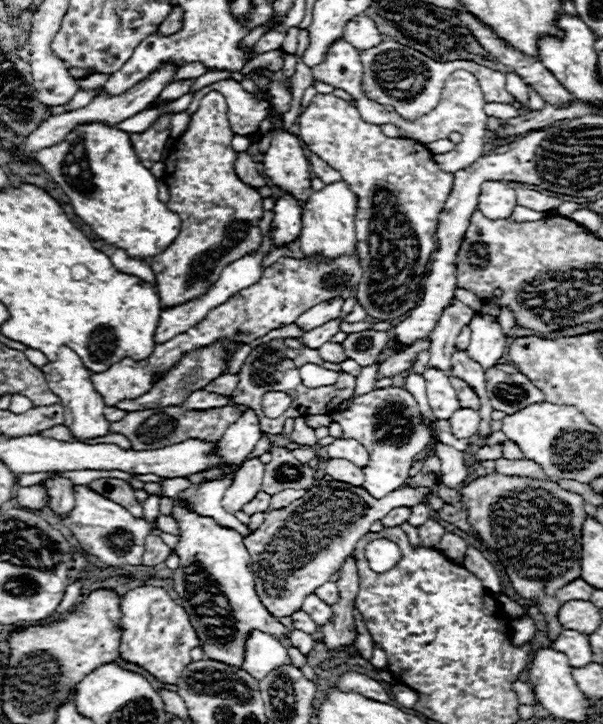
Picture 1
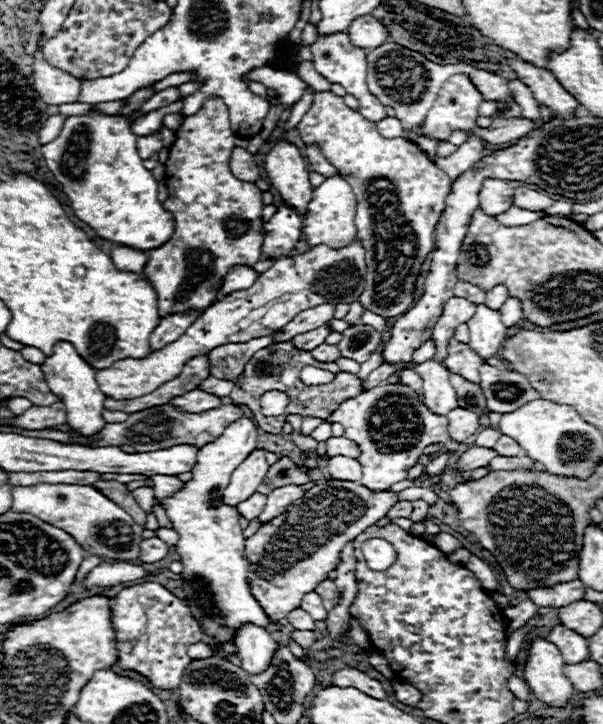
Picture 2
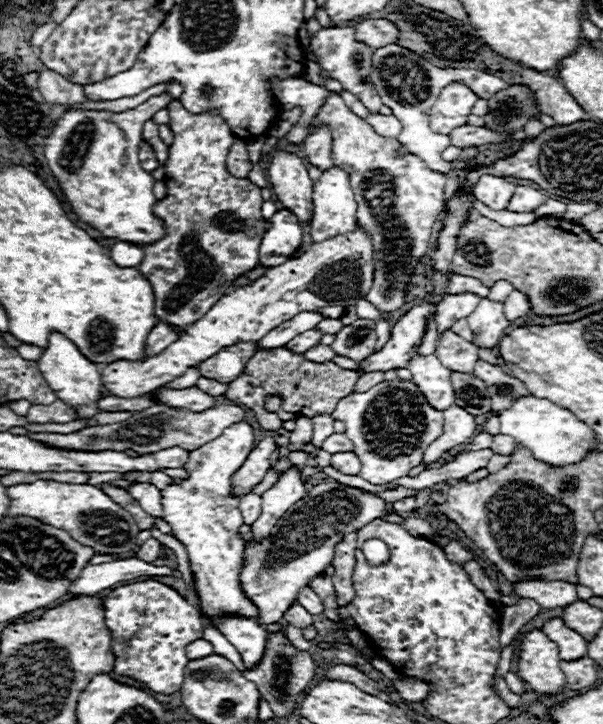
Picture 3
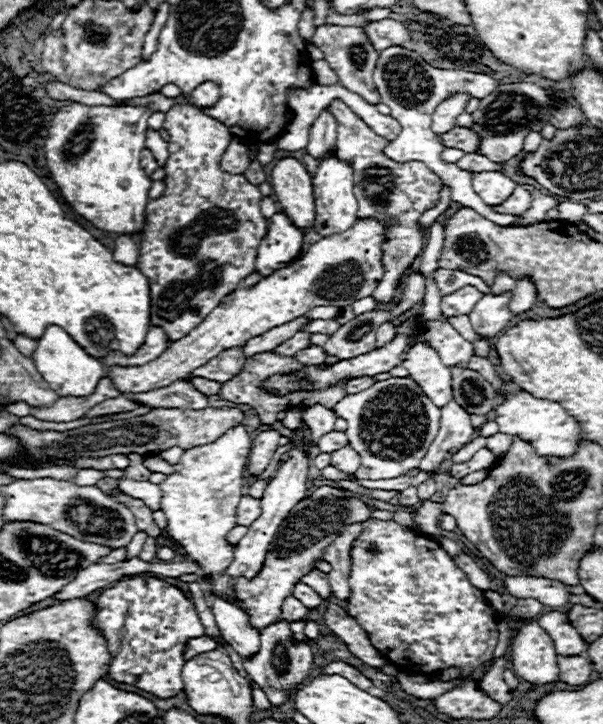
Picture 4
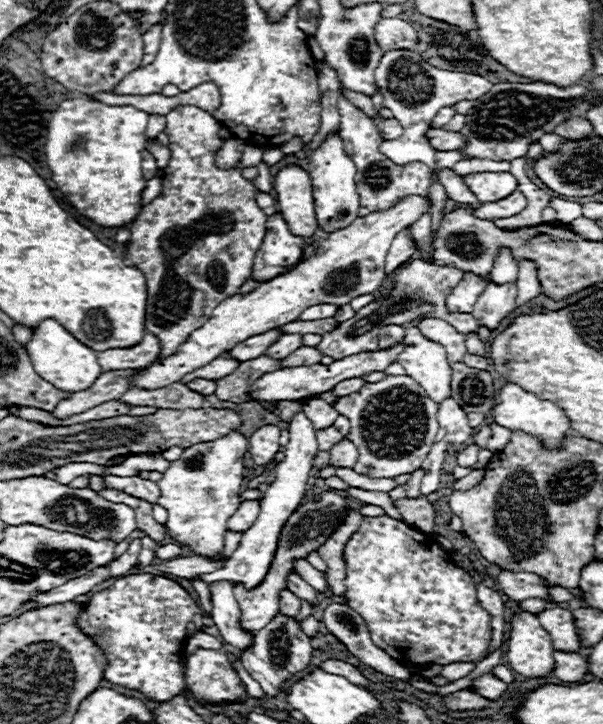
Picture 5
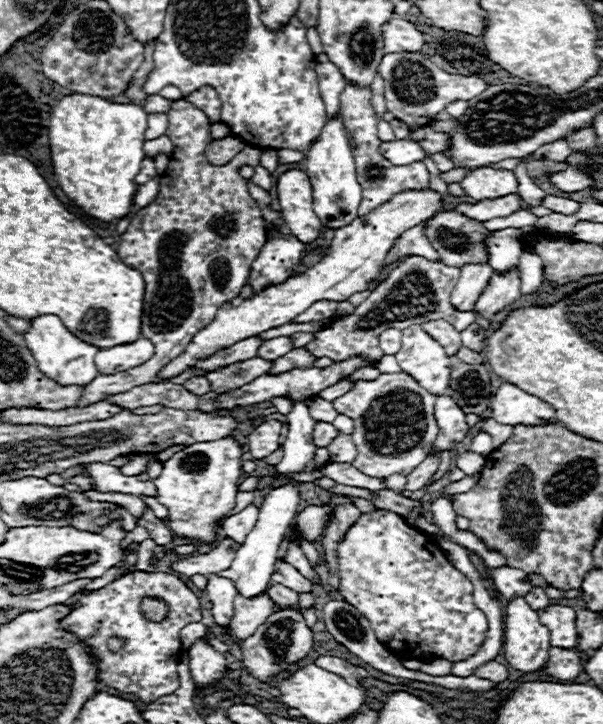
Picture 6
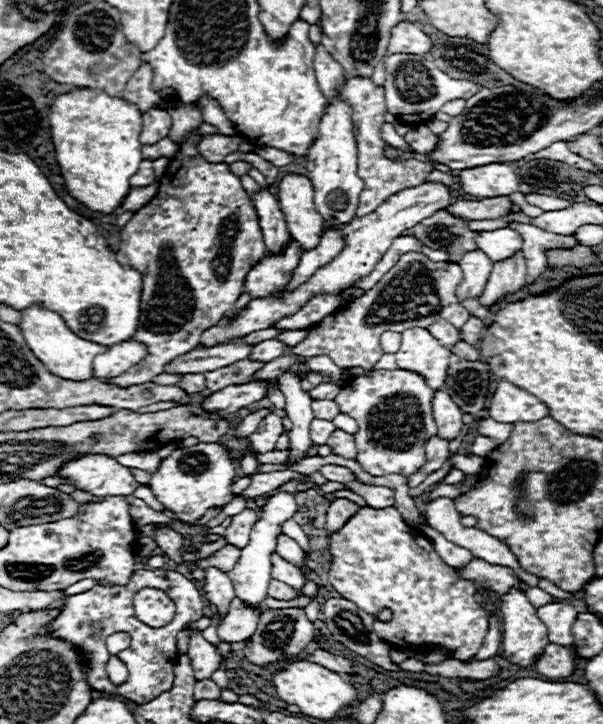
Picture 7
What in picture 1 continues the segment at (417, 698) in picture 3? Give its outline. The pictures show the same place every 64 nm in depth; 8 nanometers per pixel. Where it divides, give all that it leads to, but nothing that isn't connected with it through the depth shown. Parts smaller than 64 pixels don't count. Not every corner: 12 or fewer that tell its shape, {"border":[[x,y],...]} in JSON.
{"border":[[394,684],[396,702],[412,708],[418,694],[404,684]]}

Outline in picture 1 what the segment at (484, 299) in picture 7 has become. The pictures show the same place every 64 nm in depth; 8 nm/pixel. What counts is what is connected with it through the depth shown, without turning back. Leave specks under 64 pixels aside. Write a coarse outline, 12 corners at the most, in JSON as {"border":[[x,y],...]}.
{"border":[[478,314],[470,322],[468,356],[484,370],[504,356],[500,324]]}

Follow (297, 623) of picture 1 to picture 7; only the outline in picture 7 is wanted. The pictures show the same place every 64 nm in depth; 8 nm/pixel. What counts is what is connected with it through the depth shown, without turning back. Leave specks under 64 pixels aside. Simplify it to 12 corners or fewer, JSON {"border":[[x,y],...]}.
{"border":[[272,578],[268,596],[276,600],[296,598],[296,590]]}

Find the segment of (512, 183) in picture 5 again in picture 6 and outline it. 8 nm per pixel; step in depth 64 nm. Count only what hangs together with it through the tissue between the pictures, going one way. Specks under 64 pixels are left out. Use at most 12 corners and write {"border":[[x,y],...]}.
{"border":[[476,168],[462,178],[474,200],[518,190],[510,170]]}

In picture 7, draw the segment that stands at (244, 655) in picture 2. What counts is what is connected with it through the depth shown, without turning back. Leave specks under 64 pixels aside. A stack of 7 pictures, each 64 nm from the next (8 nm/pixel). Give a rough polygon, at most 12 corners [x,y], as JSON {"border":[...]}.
{"border":[[206,570],[202,590],[222,620],[236,596],[221,570]]}

